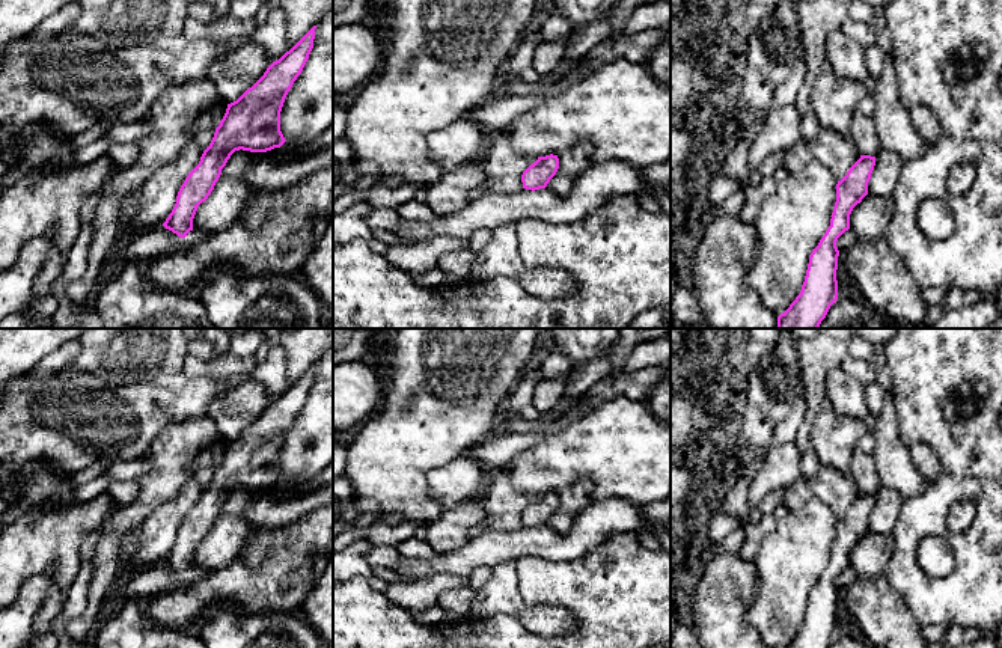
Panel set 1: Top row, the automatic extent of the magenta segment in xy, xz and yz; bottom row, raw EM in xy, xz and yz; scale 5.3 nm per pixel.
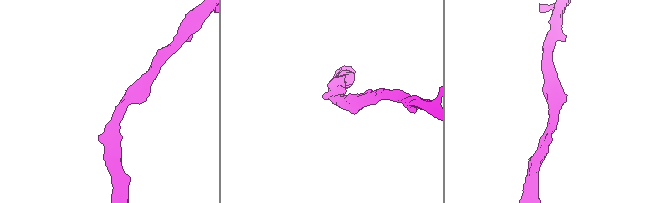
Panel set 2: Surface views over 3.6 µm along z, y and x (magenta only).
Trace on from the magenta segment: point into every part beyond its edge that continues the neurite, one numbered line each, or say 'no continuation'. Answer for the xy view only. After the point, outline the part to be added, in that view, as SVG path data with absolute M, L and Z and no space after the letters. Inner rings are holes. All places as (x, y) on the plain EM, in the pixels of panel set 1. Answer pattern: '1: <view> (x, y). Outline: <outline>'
no continuation

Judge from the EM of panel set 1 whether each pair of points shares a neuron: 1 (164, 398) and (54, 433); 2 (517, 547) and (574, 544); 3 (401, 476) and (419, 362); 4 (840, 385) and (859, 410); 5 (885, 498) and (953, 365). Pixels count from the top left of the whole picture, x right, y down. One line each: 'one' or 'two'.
1: one
2: one
3: one
4: one
5: two

